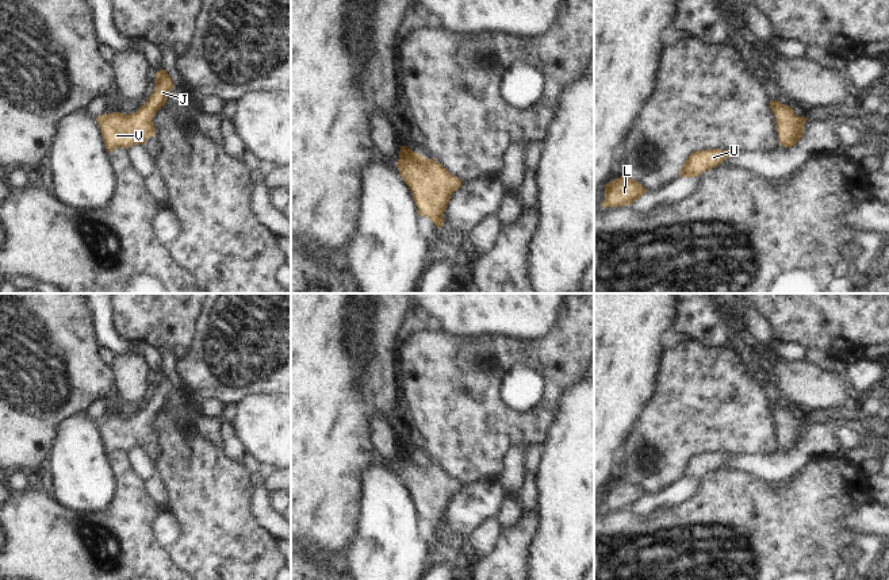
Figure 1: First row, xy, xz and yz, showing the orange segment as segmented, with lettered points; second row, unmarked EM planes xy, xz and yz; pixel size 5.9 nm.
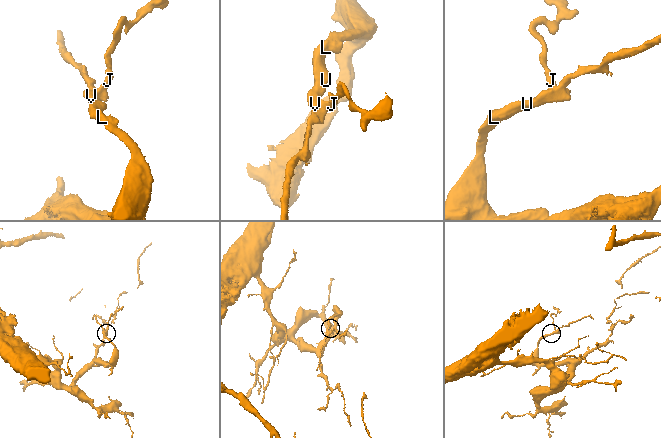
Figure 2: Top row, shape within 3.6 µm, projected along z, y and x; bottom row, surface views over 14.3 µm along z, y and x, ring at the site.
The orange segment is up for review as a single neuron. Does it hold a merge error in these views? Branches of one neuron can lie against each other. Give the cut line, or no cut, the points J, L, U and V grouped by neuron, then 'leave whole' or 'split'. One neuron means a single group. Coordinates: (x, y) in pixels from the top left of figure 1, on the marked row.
no cut | J L U V | leave whole

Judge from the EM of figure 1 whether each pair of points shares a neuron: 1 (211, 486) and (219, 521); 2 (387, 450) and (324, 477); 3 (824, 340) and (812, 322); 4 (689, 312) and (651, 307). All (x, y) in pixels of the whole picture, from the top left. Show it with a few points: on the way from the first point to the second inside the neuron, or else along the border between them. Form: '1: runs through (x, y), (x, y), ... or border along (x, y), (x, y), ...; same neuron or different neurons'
1: runs through (211, 494), (217, 513); same neuron
2: border along (371, 422), (371, 440), (382, 461); different neurons
3: runs through (824, 335), (816, 326); same neuron
4: border along (678, 307), (675, 321), (671, 325); different neurons

